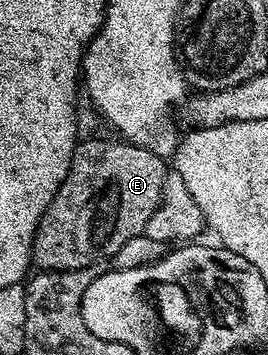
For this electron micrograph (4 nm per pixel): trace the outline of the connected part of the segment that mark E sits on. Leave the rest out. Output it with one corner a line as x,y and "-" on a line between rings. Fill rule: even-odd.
126,139
115,140
116,141
79,140
78,146
75,147
74,154
72,155
72,163
70,164
68,175
64,179
60,191
56,191
52,203
48,203
48,207
44,211
44,215
36,227
36,235
34,236
34,255
32,261
39,270
57,271
59,269
87,269
89,265
98,265
99,263
109,262
110,257
116,255
116,251
120,251
120,247
124,247
124,243
128,243
128,239
136,239
145,234
148,219
152,219
152,211
156,211
156,207
162,198
164,179
168,172
168,161
167,158
156,155
152,151
148,151
142,145
131,145

